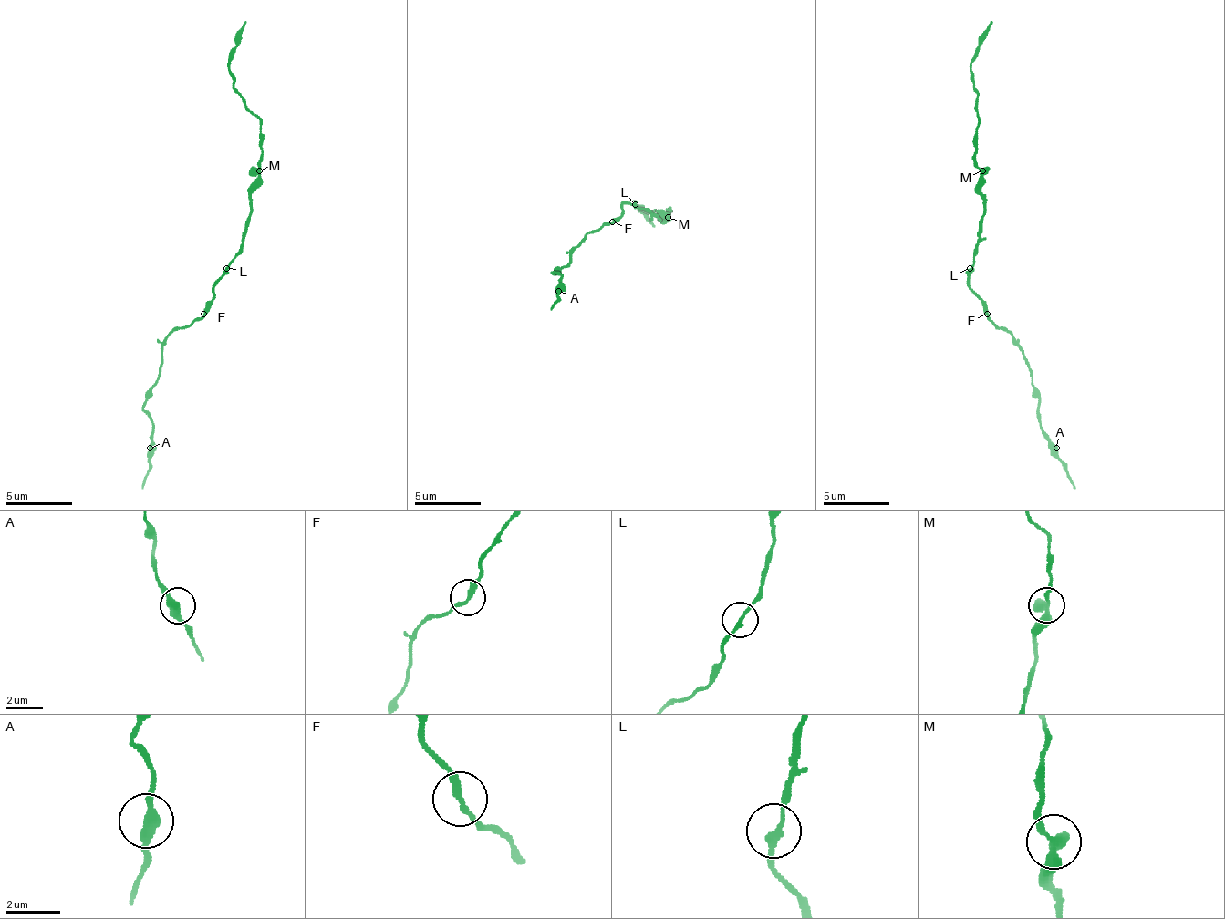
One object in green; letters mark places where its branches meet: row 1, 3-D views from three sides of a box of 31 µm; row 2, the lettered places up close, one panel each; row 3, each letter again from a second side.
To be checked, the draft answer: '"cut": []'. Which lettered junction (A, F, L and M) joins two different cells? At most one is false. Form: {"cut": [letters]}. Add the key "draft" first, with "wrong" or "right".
{"draft": "right", "cut": []}

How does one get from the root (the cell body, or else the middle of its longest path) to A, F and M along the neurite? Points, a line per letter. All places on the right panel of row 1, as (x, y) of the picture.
A: (970, 272), (970, 284), (983, 302), (983, 311), (1012, 338), (1030, 367), (1039, 401), (1039, 428), (1056, 448)
F: (970, 272), (970, 284), (983, 302), (983, 311), (986, 314)
M: (970, 272), (983, 215), (980, 189), (983, 171)

